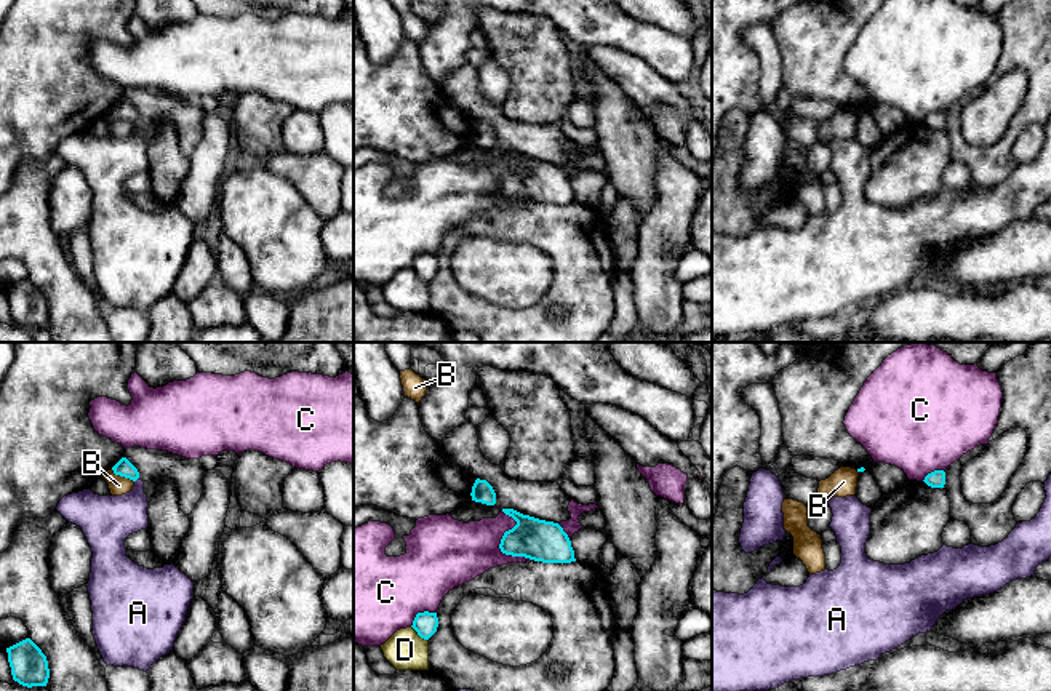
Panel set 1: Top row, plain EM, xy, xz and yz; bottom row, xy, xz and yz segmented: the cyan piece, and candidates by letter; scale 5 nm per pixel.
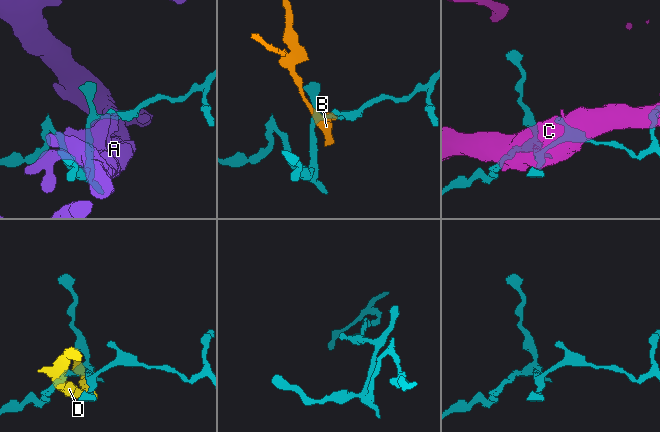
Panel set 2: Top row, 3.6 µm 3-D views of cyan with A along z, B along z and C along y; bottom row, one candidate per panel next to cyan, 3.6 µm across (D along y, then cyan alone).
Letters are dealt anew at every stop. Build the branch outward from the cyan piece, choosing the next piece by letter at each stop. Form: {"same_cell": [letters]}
{"same_cell": []}

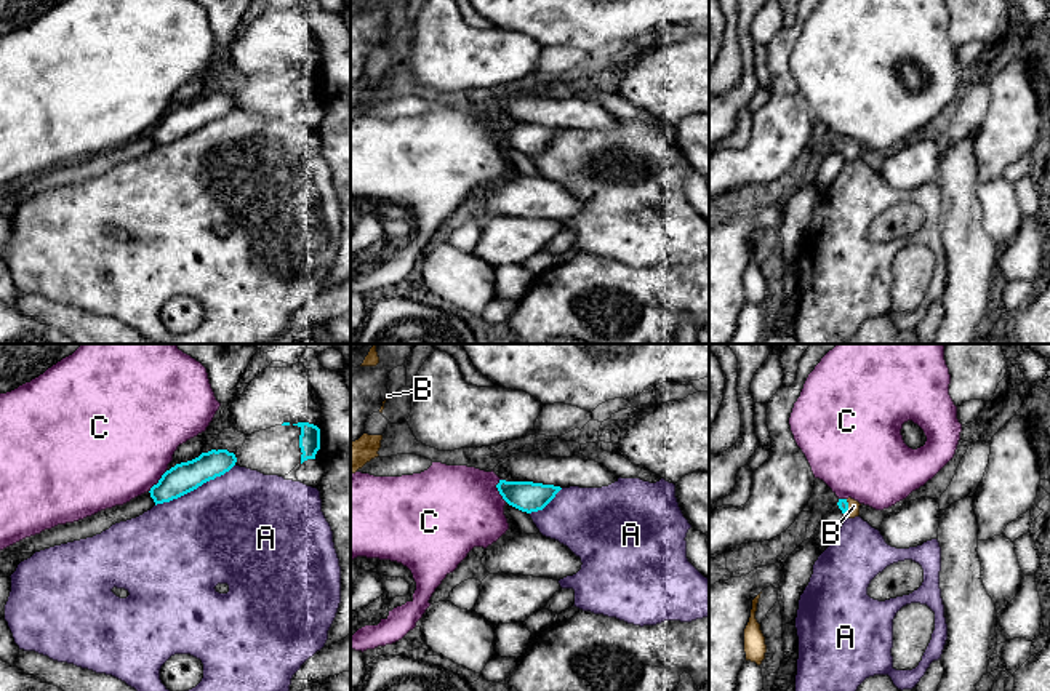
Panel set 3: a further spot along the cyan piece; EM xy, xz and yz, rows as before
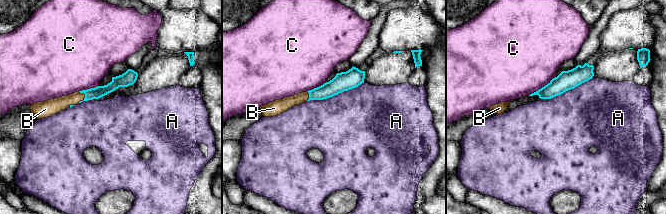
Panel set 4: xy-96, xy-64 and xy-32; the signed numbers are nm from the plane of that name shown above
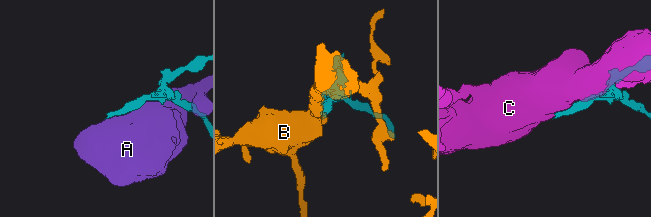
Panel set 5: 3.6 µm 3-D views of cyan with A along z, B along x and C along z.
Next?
{"same_cell": ["B"]}

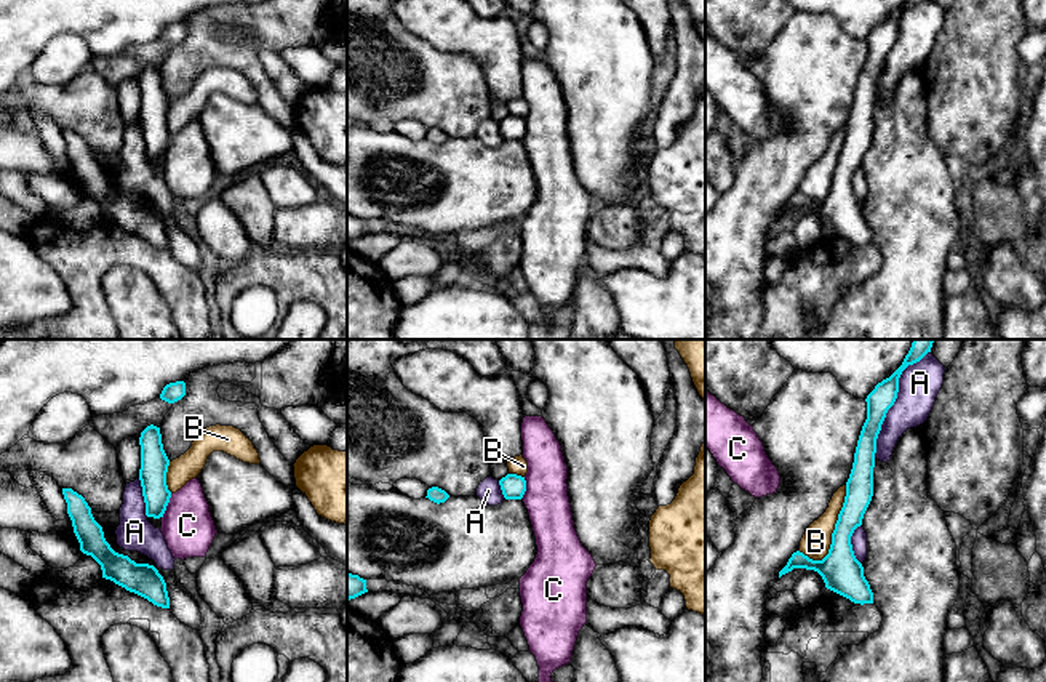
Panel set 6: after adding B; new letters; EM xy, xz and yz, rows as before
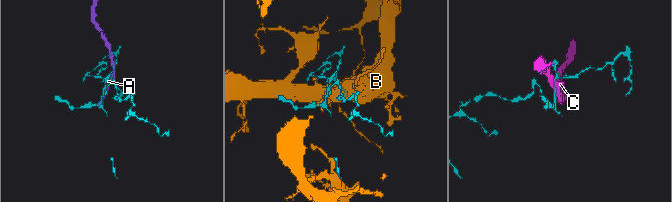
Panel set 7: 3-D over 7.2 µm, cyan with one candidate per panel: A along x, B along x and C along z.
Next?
{"same_cell": []}

